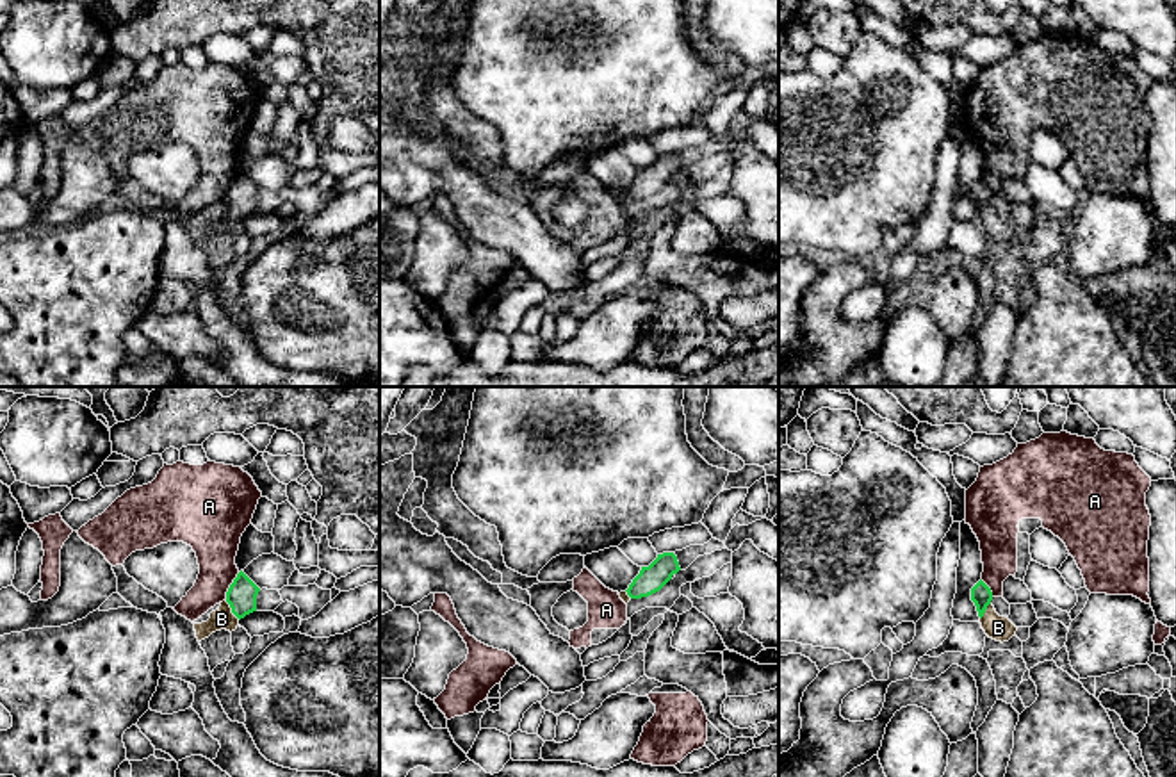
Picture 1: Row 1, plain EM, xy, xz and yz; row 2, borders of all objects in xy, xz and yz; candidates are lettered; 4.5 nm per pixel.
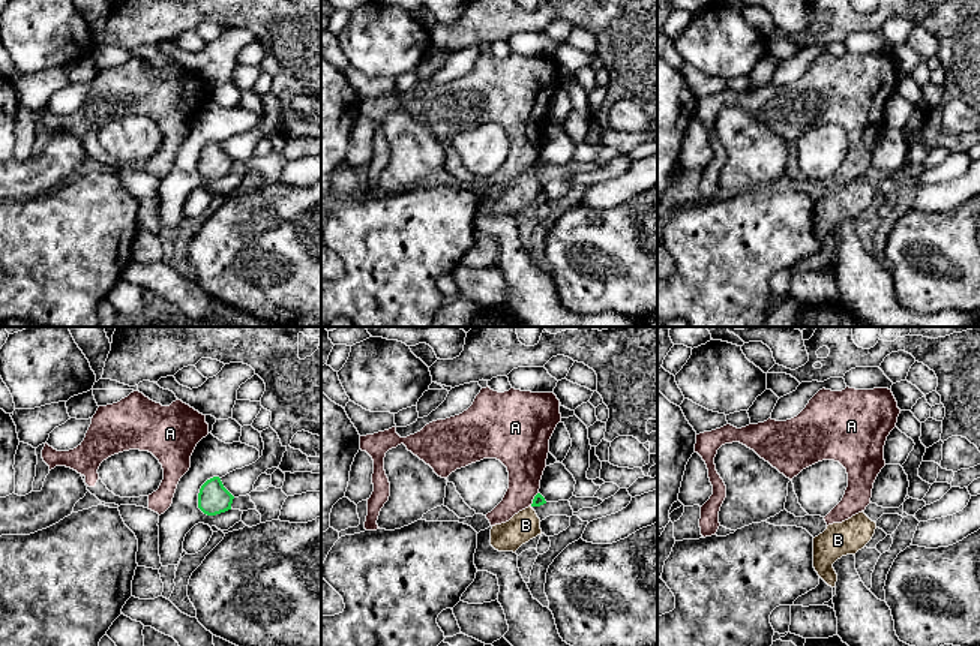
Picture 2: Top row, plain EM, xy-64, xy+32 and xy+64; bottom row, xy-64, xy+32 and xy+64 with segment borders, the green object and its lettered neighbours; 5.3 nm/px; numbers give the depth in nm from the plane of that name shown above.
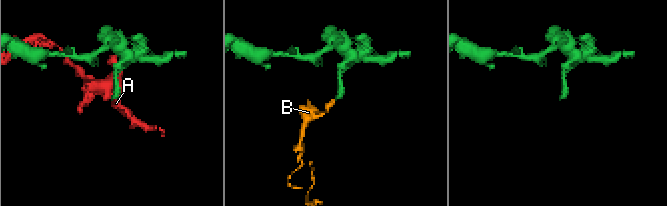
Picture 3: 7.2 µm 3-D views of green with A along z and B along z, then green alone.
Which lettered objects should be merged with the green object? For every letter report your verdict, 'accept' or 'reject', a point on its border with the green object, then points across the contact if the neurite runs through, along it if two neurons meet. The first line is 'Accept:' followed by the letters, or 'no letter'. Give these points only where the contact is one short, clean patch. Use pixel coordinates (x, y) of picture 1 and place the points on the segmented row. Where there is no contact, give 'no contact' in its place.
Accept: B
A: reject; contact xy (230, 587)
B: accept; contact xy (232, 610); way xy (241, 596), (241, 601), (232, 610), (221, 619)

